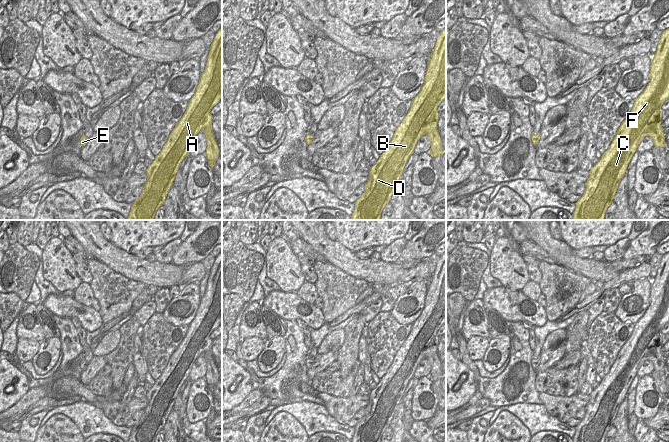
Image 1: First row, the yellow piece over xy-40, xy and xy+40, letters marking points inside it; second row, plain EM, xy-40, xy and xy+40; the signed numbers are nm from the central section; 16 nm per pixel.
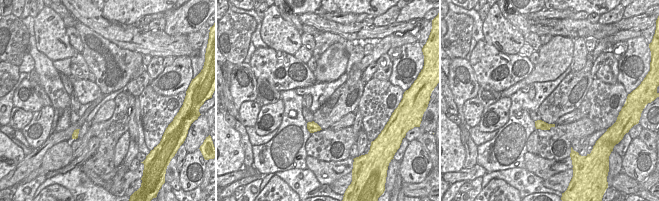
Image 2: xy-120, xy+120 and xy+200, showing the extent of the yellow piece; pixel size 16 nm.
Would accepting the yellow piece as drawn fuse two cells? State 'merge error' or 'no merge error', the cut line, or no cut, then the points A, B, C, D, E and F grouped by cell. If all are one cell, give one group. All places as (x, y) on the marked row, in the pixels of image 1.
no merge error | no cut | A B C D E F

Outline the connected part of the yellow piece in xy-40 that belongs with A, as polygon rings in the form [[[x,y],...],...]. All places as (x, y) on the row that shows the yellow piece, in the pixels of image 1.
[[[222,27],[215,34],[207,63],[194,95],[182,118],[172,129],[166,144],[146,169],[147,182],[142,194],[132,203],[127,220],[153,220],[166,200],[175,175],[192,142],[203,130],[207,140],[205,156],[213,169],[219,148],[212,130],[211,109],[222,98]]]

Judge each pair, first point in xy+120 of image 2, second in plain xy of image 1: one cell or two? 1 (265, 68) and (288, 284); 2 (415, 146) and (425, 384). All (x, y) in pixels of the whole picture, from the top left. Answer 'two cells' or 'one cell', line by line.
1: two cells
2: one cell

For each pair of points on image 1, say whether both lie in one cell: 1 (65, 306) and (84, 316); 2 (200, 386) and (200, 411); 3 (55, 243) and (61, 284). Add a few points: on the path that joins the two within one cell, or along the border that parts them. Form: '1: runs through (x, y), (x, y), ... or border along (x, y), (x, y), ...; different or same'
1: runs through (70, 307), (79, 314); same
2: runs through (199, 392), (199, 406); same
3: runs through (55, 253), (61, 274); same

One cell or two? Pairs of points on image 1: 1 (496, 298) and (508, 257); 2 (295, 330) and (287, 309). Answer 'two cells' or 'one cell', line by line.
1: two cells
2: two cells

